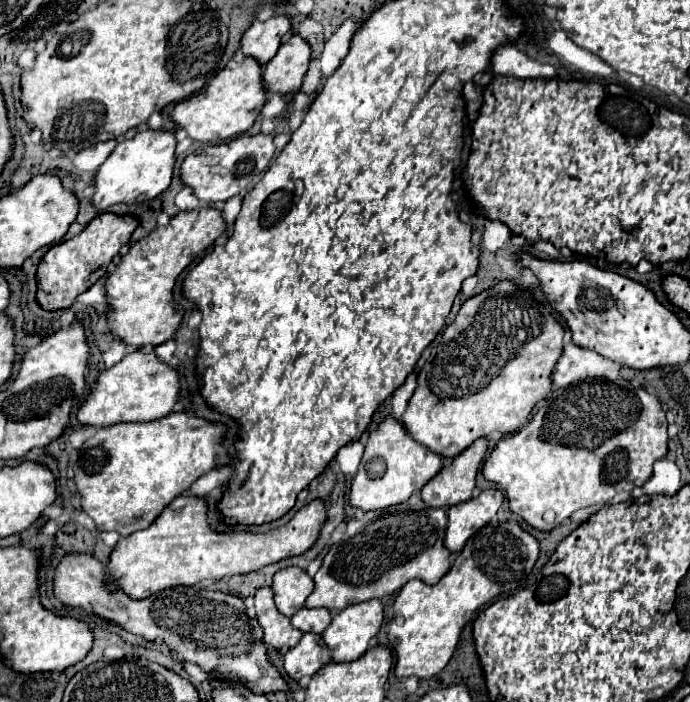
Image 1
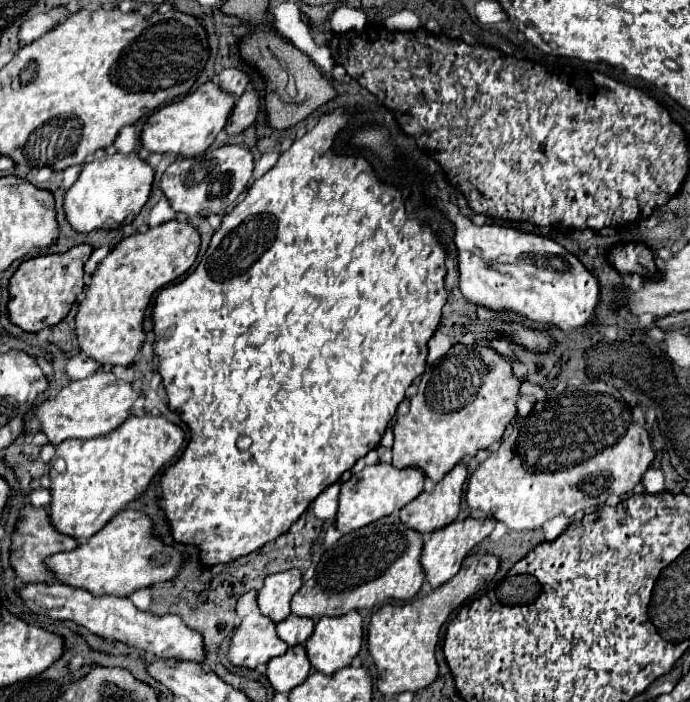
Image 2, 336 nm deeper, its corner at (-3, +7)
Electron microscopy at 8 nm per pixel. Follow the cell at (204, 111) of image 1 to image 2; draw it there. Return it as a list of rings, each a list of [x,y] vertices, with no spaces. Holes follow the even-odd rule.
[[[208,81],[198,87],[194,93],[188,93],[184,99],[168,103],[154,111],[144,129],[142,129],[142,145],[152,153],[176,153],[184,157],[196,157],[208,151],[218,137],[218,133],[226,127],[226,121],[234,109],[234,93],[220,89],[218,83]]]

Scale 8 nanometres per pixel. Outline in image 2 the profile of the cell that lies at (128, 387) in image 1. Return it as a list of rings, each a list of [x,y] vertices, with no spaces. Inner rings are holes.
[[[98,369],[94,375],[62,387],[54,399],[38,405],[34,413],[40,419],[42,431],[46,433],[48,441],[58,445],[66,439],[92,439],[96,435],[114,431],[126,417],[130,417],[130,409],[138,397],[140,393],[134,391],[132,383],[118,379],[112,371]]]

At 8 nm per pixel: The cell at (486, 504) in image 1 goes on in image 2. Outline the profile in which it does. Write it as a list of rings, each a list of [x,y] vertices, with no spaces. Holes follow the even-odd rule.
[[[466,517],[464,521],[452,521],[442,529],[436,529],[432,535],[428,535],[426,543],[424,543],[424,551],[422,551],[422,567],[426,571],[426,579],[430,581],[432,587],[438,587],[442,583],[446,583],[448,579],[452,579],[462,565],[462,559],[466,557],[466,553],[476,547],[484,537],[488,537],[492,533],[496,525],[496,519],[488,517],[488,519],[476,519],[476,517]]]

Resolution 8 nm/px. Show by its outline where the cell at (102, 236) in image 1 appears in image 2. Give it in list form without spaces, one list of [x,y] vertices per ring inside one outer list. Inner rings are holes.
[[[80,243],[60,255],[26,259],[10,279],[8,311],[12,323],[24,331],[40,331],[48,325],[56,325],[58,321],[62,321],[76,301],[76,295],[84,289],[84,263],[90,259],[90,255],[92,245]]]

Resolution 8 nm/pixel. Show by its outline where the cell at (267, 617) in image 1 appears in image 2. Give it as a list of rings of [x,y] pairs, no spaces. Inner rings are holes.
[[[256,591],[244,593],[236,603],[240,627],[236,629],[230,645],[230,663],[242,667],[256,667],[268,663],[272,657],[282,655],[288,645],[276,635],[272,619],[264,617],[256,603]]]

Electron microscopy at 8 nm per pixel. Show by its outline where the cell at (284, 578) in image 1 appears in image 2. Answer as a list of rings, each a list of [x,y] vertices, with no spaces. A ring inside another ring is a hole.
[[[298,569],[268,575],[264,579],[264,587],[258,591],[258,607],[262,615],[270,617],[274,623],[284,621],[290,615],[290,599],[300,587],[302,573]]]

